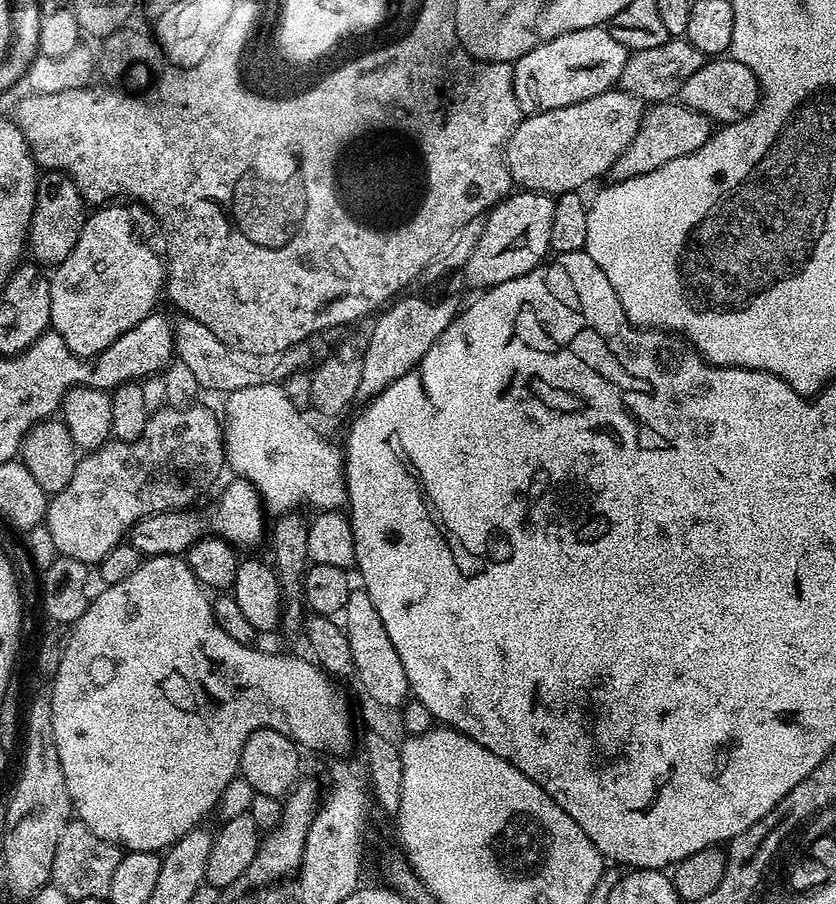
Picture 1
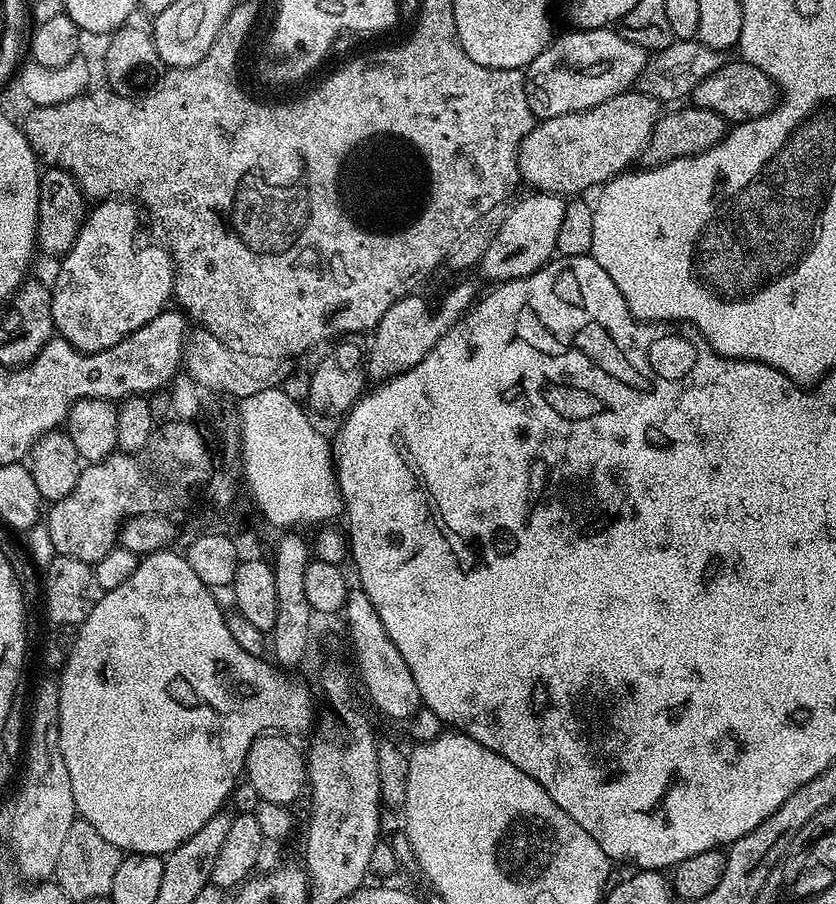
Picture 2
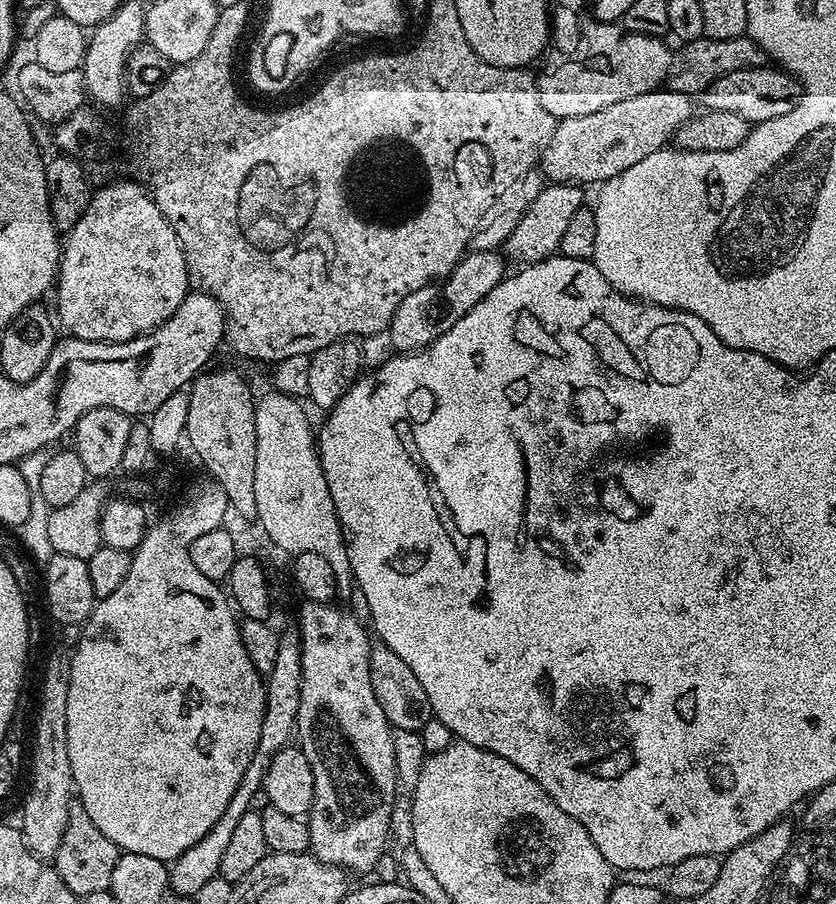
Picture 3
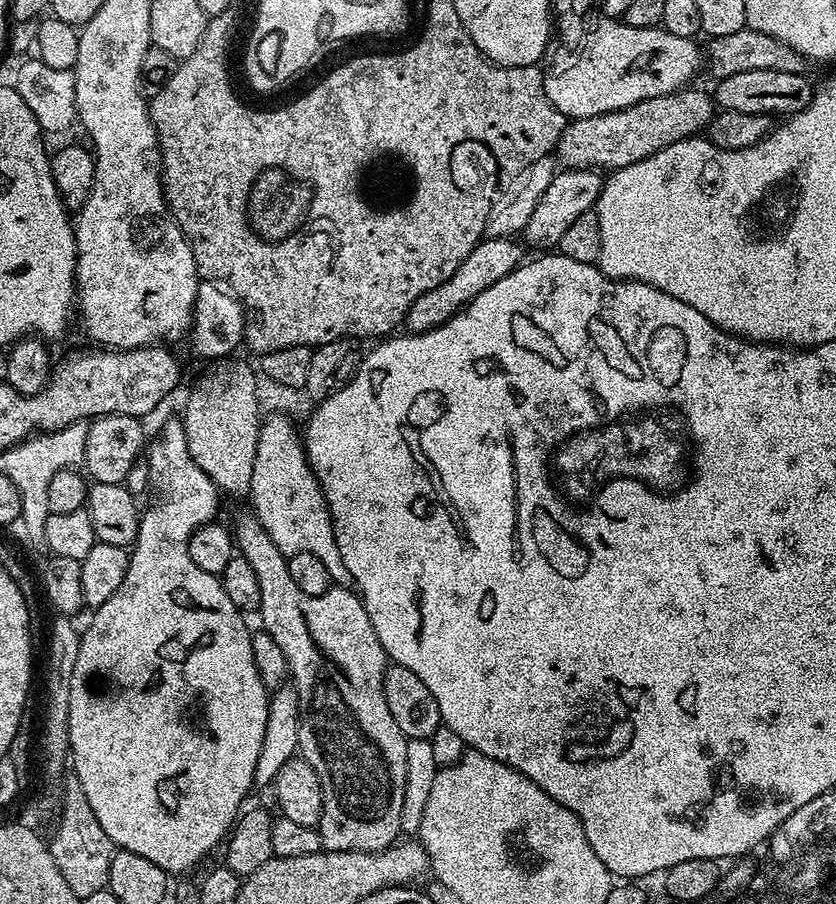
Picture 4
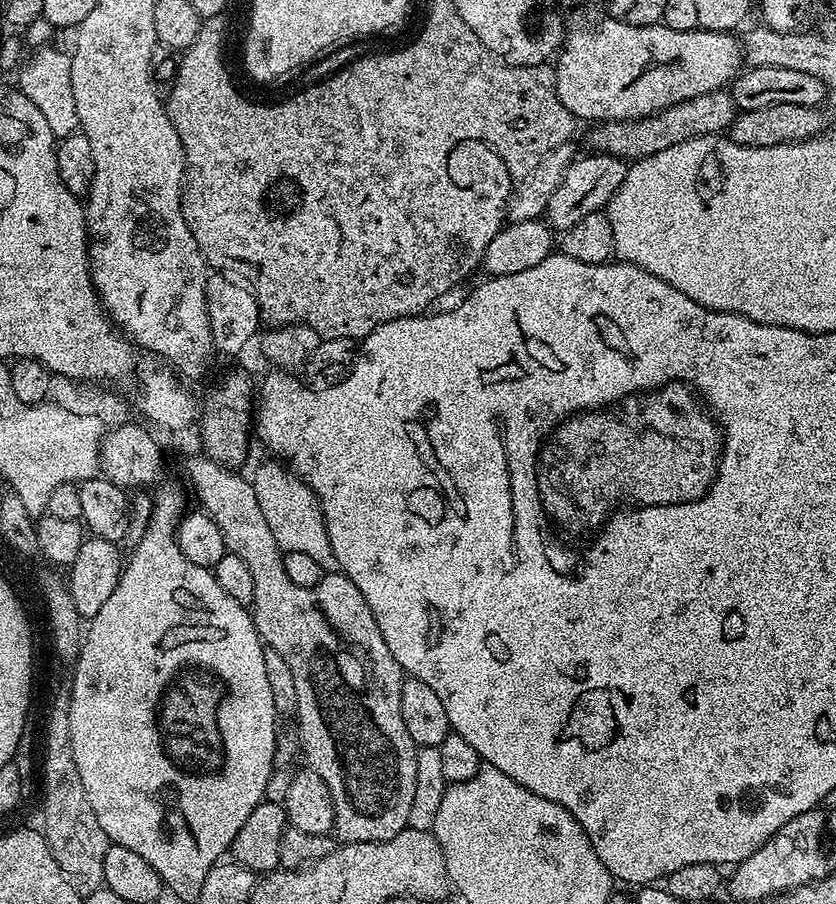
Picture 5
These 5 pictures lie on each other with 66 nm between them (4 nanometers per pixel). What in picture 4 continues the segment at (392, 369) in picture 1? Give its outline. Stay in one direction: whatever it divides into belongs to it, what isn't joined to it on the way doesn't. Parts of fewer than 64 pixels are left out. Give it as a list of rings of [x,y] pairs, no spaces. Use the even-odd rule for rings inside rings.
[[[487,237],[481,240],[478,246],[474,246],[474,250],[466,258],[466,262],[462,262],[462,266],[458,266],[458,270],[454,270],[454,274],[449,280],[442,282],[434,290],[422,294],[418,298],[418,302],[414,302],[414,306],[410,306],[410,310],[404,315],[407,331],[412,334],[429,332],[431,328],[445,324],[478,294],[482,294],[482,290],[494,286],[494,282],[506,278],[506,274],[510,274],[525,263],[526,255],[524,256],[523,247],[525,248],[525,245],[516,238]]]

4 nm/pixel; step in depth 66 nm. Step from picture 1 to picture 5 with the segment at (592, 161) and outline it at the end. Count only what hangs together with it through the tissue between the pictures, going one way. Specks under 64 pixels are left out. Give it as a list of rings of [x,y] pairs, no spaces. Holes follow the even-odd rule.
[[[731,91],[707,92],[637,120],[610,120],[597,123],[593,127],[596,129],[588,136],[588,144],[592,147],[589,149],[596,154],[616,156],[625,162],[635,162],[650,154],[658,154],[658,150],[678,146],[678,142],[686,142],[690,138],[719,137],[732,127],[732,121],[737,115],[738,109]]]

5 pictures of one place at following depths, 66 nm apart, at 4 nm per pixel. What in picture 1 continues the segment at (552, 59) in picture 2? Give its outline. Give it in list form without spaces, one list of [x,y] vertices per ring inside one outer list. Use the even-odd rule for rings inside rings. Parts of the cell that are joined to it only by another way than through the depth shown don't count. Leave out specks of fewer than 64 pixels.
[[[607,27],[587,28],[556,36],[546,44],[515,61],[512,70],[515,94],[521,113],[535,114],[562,110],[581,104],[603,92],[613,91],[630,59],[630,53],[620,42],[614,42]]]

